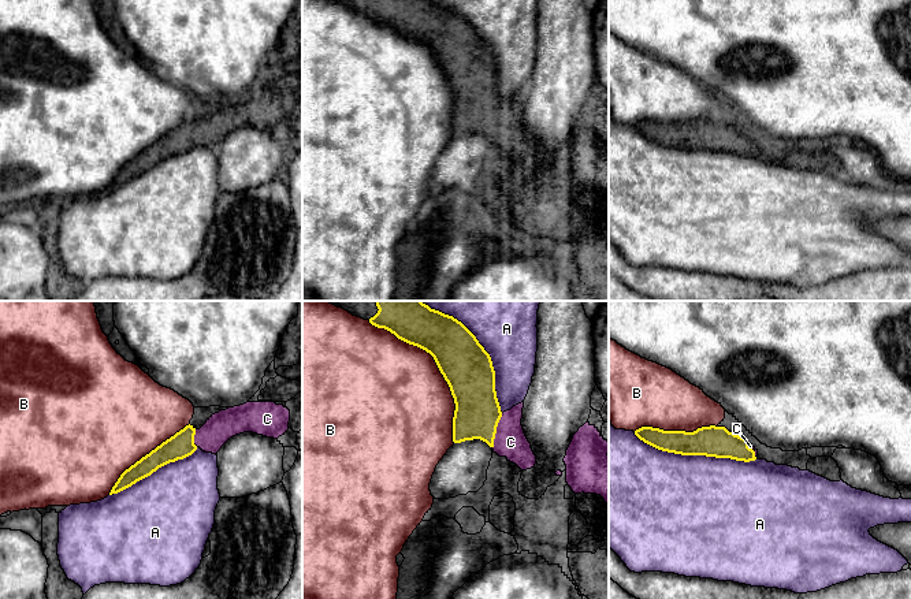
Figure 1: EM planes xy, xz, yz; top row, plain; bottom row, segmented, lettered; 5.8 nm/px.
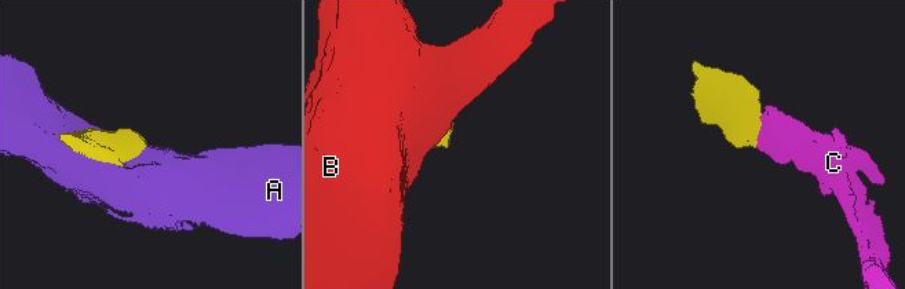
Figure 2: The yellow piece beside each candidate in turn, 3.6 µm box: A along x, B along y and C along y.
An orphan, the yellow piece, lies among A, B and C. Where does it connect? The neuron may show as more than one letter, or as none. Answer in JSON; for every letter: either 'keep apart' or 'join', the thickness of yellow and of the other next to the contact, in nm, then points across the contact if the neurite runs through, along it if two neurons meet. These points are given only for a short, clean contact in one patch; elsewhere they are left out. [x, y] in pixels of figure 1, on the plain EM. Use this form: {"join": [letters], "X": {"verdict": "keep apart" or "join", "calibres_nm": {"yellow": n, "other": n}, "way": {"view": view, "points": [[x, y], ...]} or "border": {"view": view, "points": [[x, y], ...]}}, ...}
{"join": ["C"], "A": {"verdict": "keep apart", "calibres_nm": {"yellow": 180, "other": 500}}, "B": {"verdict": "keep apart", "calibres_nm": {"yellow": 300, "other": 500}}, "C": {"verdict": "join", "calibres_nm": {"yellow": 260, "other": 190}, "way": {"view": "xz", "points": [[478, 105], [495, 125], [510, 136]]}}}

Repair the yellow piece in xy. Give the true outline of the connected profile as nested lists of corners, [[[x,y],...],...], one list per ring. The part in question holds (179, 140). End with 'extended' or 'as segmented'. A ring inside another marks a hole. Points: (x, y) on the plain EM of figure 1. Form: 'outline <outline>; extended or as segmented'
outline [[[246,96],[220,104],[212,108],[200,123],[186,119],[126,163],[109,189],[131,181],[170,156],[192,149],[198,141],[205,146],[217,148],[230,131],[243,126],[278,133],[287,126],[289,115],[290,104],[275,96]]]; extended

